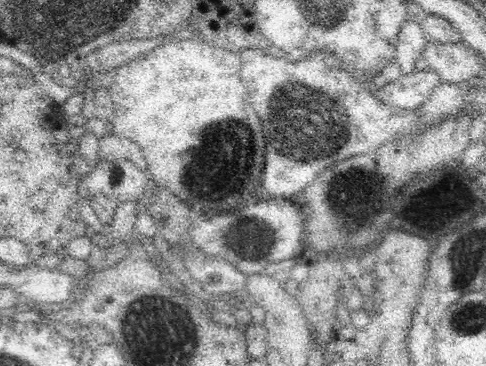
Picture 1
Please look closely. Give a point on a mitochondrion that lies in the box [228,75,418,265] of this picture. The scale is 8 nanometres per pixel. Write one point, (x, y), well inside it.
(295, 135)

